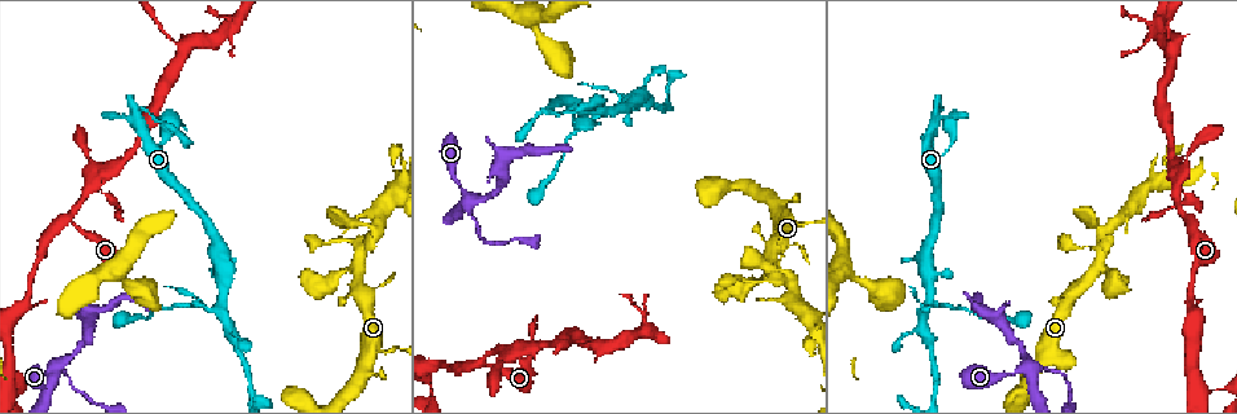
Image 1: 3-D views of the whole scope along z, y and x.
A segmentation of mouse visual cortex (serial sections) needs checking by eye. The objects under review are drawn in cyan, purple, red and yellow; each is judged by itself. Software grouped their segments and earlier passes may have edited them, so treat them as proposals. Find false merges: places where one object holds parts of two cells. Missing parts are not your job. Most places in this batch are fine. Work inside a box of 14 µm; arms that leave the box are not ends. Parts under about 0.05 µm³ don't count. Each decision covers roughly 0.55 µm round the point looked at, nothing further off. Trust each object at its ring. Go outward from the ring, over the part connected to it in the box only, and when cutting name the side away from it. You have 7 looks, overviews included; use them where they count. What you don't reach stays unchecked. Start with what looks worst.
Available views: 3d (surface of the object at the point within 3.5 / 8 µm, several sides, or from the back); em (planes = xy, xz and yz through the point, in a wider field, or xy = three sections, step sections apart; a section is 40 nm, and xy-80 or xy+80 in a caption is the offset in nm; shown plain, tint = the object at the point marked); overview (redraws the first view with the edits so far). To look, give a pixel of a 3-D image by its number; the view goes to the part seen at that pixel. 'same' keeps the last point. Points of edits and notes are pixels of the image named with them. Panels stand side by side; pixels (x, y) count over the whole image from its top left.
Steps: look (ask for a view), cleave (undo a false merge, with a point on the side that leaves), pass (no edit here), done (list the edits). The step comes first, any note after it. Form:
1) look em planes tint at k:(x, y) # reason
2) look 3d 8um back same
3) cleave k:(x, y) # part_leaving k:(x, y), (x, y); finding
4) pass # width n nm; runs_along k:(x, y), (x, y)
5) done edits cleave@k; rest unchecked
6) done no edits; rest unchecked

look 3d 3.5um at 1:(217, 309) # sharp bend

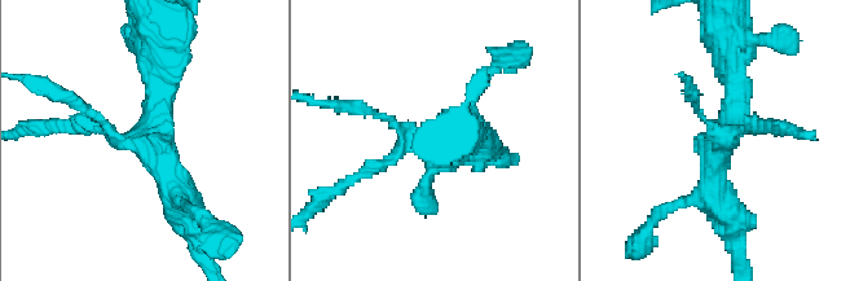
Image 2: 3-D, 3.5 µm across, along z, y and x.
look em planes tint at 2:(728, 137) # need the tissue

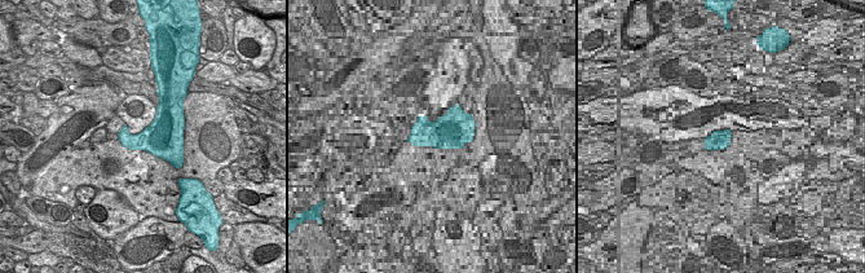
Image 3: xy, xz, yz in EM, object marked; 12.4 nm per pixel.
look em xy step 2 tint same # cut it another way

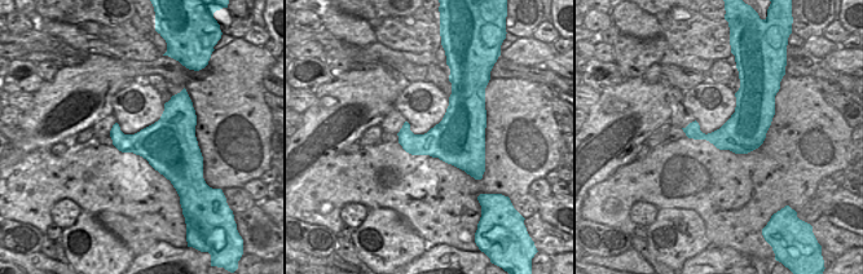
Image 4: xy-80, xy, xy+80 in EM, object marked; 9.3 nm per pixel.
pass # runs_along 2:(168, 57), (149, 136), (184, 207); continuous, no second cell

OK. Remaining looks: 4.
look 3d 3.5um at 1:(1191, 219) # a fork

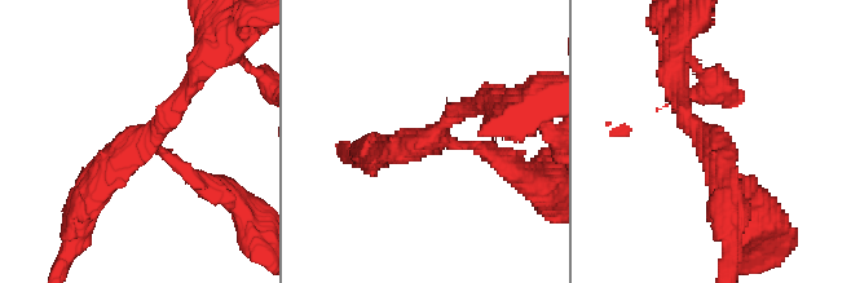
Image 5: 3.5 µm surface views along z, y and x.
look em xy step 3 tint at 5:(439, 135) # arms 3; arm_widths 200, 250, 300 nm

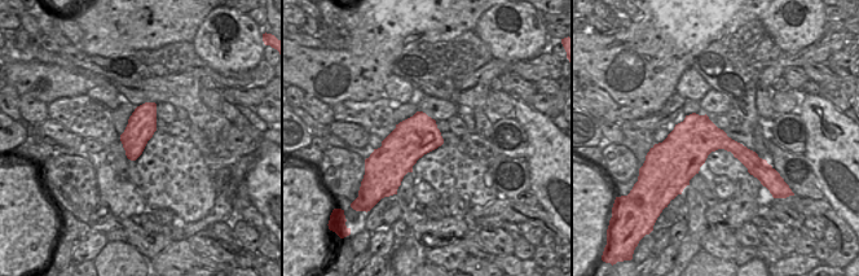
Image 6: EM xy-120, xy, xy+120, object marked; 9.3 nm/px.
look em xy step 1 tint same # cut it another way

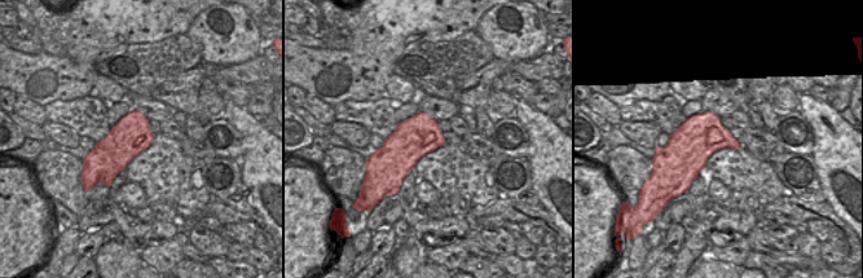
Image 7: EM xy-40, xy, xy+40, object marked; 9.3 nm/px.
pass # runs_along 5:(215, 184), (148, 145), (192, 80); all the same cell

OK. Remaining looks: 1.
done no edits; rest unchecked

